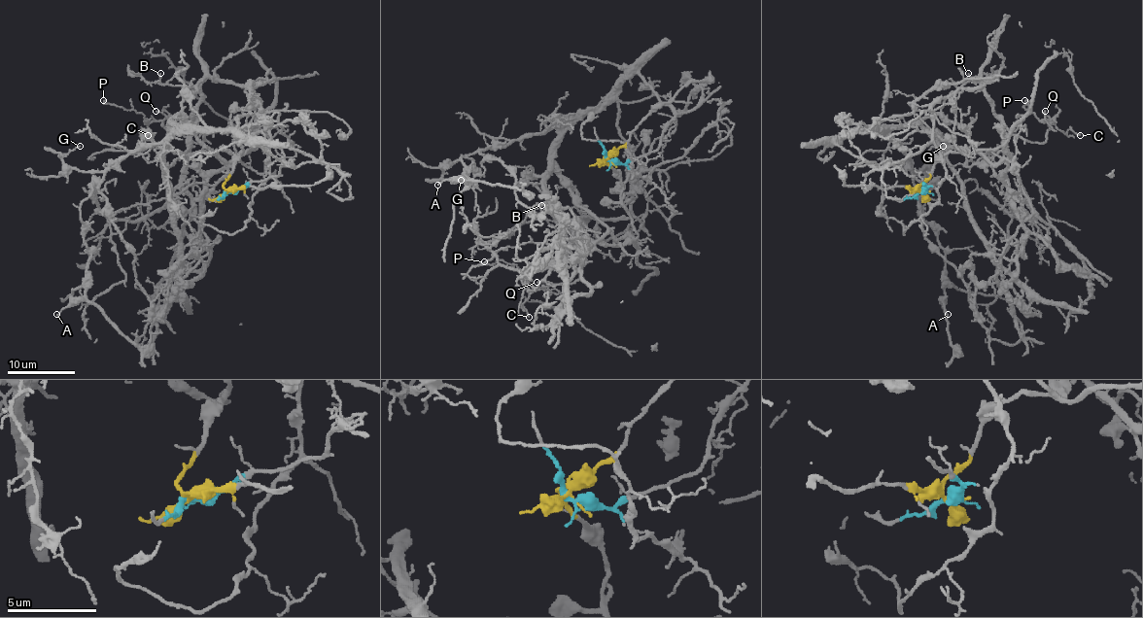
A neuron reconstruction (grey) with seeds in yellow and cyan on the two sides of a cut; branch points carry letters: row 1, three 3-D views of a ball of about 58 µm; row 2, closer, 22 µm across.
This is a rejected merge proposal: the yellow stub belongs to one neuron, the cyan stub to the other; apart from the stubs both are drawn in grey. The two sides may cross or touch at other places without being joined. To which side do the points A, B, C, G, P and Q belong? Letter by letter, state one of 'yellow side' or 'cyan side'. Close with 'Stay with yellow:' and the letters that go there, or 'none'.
A: cyan side
B: yellow side
C: yellow side
G: cyan side
P: yellow side
Q: yellow side
Stay with yellow: B, C, P, Q

